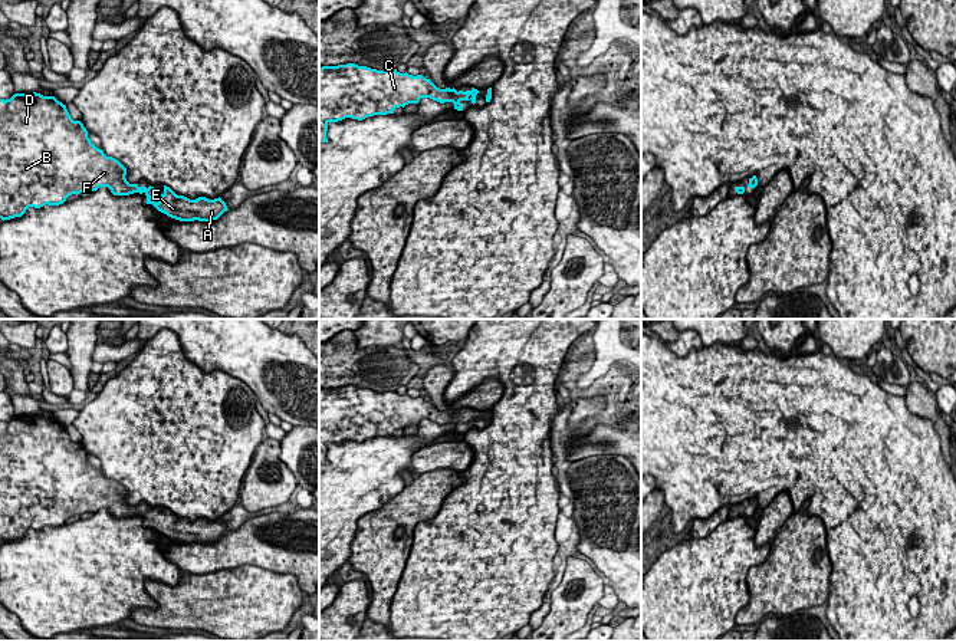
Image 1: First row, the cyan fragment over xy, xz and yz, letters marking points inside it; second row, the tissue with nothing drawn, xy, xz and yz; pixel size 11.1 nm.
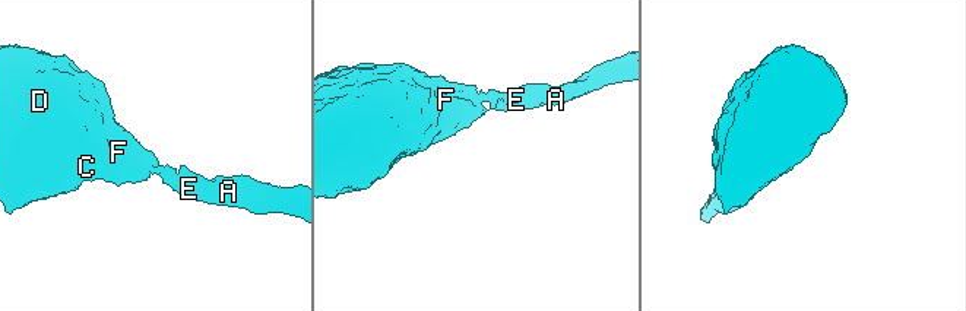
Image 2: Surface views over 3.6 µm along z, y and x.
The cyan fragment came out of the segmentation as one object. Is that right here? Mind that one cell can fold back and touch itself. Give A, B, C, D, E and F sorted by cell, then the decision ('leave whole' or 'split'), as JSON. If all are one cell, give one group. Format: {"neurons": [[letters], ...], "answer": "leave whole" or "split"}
{"neurons": [["A", "B", "C", "D", "E", "F"]], "answer": "leave whole"}

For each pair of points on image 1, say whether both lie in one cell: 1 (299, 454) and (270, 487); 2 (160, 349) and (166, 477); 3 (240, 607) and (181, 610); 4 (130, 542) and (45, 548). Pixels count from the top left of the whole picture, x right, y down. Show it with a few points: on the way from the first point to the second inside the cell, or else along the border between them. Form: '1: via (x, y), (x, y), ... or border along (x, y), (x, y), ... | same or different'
1: border along (279, 441), (279, 459), (298, 483) | different
2: via (163, 381), (168, 446) | same
3: via (226, 607), (196, 607) | same
4: via (108, 548), (66, 548) | same

